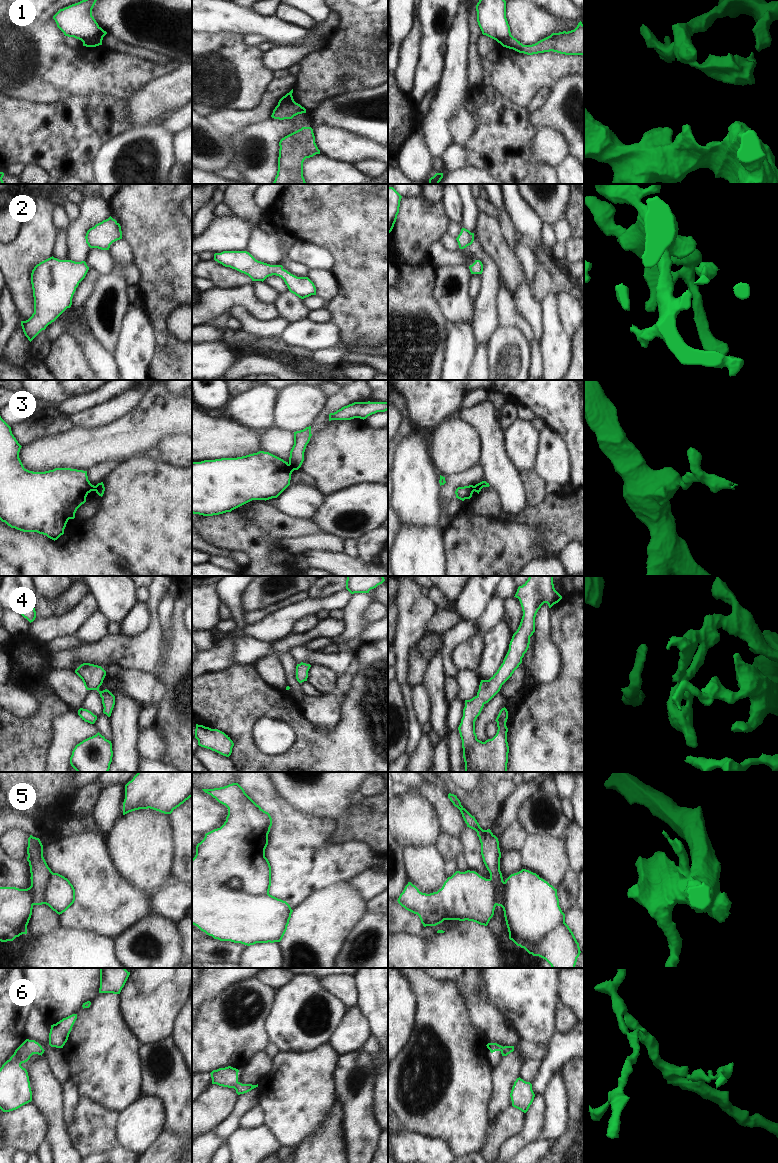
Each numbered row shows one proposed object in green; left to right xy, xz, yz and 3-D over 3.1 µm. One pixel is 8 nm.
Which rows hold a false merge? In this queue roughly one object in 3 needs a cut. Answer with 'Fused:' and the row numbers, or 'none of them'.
Fused: 1, 3, 5

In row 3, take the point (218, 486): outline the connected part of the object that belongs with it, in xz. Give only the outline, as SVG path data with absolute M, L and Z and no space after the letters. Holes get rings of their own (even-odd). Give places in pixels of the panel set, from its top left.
M264 451L237 458L192 462L192 513L219 515L252 500L277 498L290 485L293 471L288 462Z

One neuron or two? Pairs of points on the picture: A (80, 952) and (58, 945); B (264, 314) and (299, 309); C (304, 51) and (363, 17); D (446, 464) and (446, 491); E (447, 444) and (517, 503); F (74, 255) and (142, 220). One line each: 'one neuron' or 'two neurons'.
A: one neuron
B: two neurons
C: two neurons
D: two neurons
E: two neurons
F: two neurons

